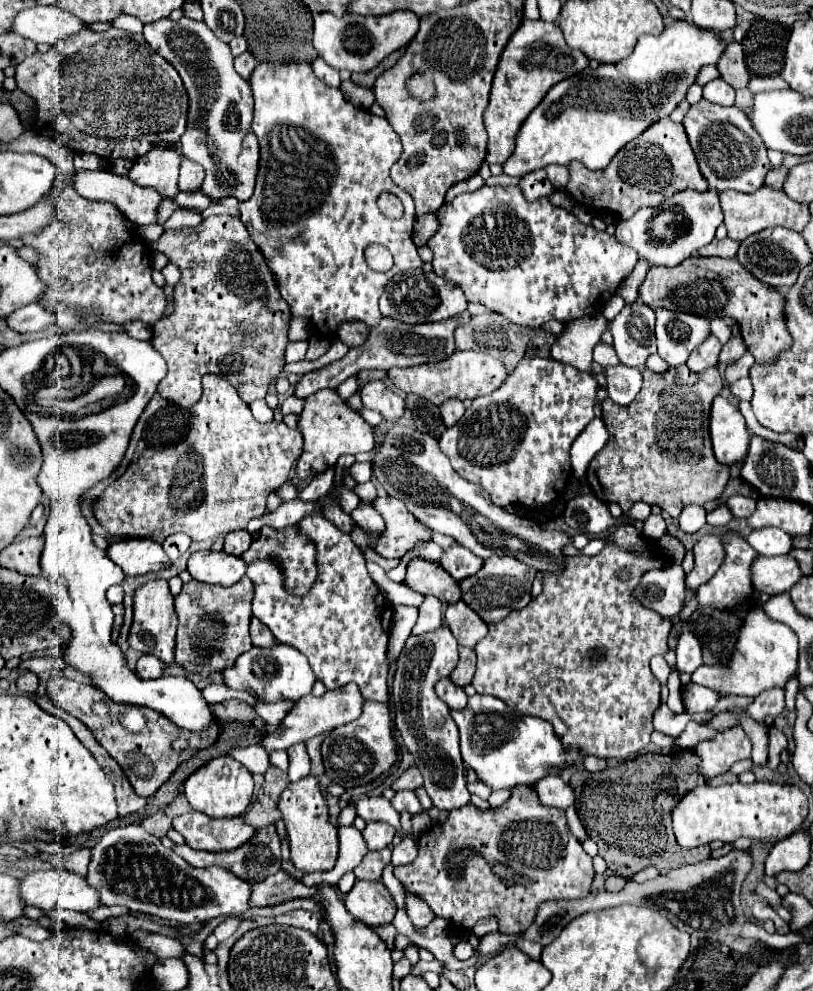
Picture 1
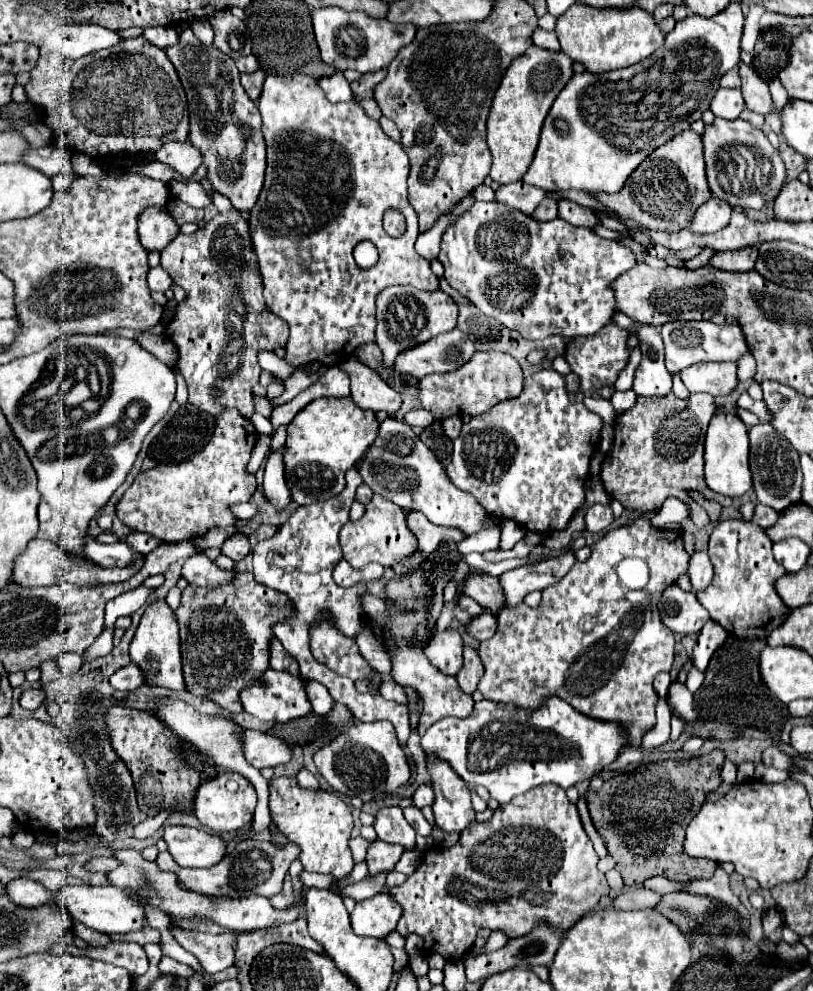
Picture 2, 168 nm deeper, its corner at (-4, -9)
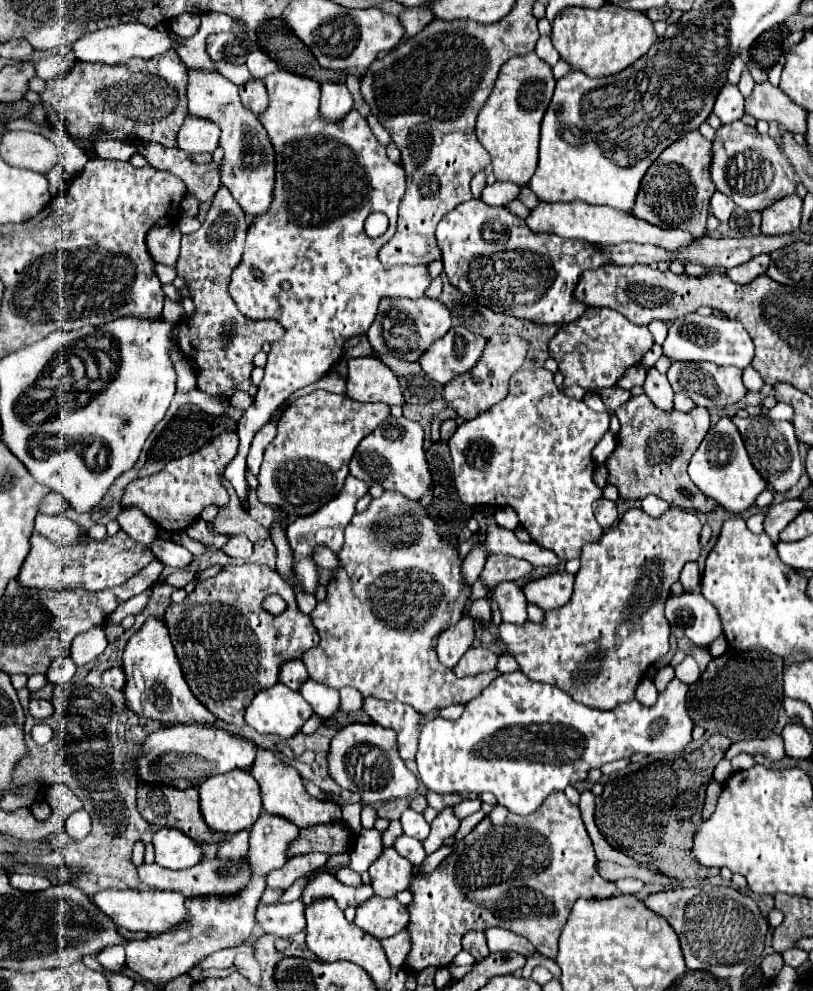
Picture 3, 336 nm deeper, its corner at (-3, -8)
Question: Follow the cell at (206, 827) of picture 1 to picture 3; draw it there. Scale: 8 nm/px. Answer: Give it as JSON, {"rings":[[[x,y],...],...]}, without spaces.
{"rings":[[[162,827],[154,833],[152,843],[156,849],[156,863],[168,869],[194,867],[204,859],[202,845],[192,837],[186,837],[180,829]]]}

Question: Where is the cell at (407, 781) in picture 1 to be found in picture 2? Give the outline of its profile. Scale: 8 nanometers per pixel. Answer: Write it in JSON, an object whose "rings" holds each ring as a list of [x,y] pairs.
{"rings":[[[423,784],[423,786],[419,786],[419,788],[417,788],[417,792],[413,794],[413,800],[415,800],[415,806],[417,806],[417,808],[431,806],[431,804],[433,804],[433,800],[435,800],[435,792],[433,792],[433,788],[431,788],[431,786]]]}

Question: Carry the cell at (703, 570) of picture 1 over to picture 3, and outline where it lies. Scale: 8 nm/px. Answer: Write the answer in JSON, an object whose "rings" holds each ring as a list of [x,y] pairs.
{"rings":[[[690,561],[684,565],[682,575],[680,575],[680,583],[684,585],[684,591],[694,591],[700,585],[700,567],[698,563]]]}

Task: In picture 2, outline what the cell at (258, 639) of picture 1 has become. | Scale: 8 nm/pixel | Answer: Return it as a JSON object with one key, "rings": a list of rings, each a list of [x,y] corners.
{"rings":[[[277,638],[271,642],[271,668],[287,670],[289,674],[299,676],[299,666],[297,666],[295,658],[291,654],[287,654],[287,650],[283,650],[283,644]]]}

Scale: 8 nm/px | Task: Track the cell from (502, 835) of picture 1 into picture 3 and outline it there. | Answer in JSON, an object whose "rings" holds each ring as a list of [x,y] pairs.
{"rings":[[[564,791],[550,793],[546,801],[526,817],[496,805],[432,873],[412,877],[412,903],[408,905],[410,923],[406,927],[412,939],[412,949],[406,965],[416,973],[424,967],[448,967],[456,953],[460,953],[460,941],[468,931],[486,931],[490,927],[502,927],[522,935],[538,953],[554,959],[558,953],[558,937],[572,905],[582,897],[608,899],[616,895],[616,885],[598,875],[596,861],[594,845],[582,823],[580,809],[566,799]]]}

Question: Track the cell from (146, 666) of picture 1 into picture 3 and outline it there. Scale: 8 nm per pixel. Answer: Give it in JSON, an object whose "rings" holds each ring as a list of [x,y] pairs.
{"rings":[[[114,667],[114,669],[108,669],[108,671],[102,675],[102,681],[104,681],[104,685],[108,685],[108,687],[124,689],[124,685],[126,685],[126,673],[124,673],[124,669]]]}

